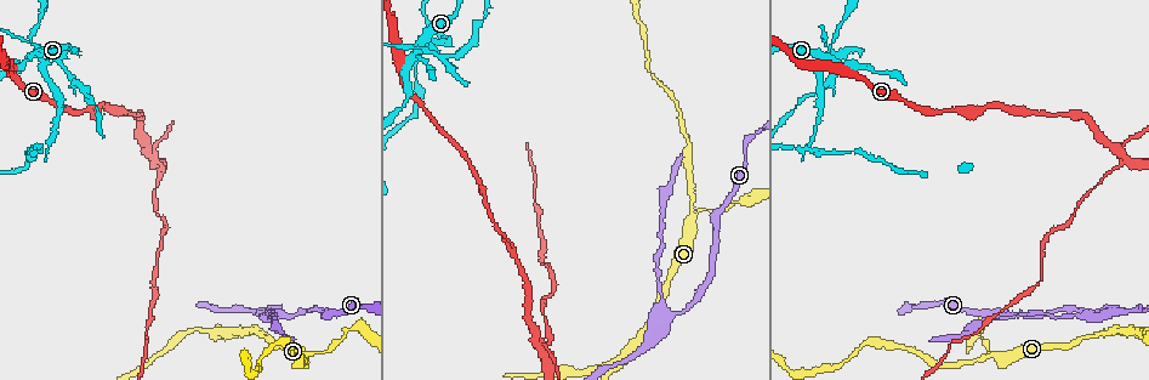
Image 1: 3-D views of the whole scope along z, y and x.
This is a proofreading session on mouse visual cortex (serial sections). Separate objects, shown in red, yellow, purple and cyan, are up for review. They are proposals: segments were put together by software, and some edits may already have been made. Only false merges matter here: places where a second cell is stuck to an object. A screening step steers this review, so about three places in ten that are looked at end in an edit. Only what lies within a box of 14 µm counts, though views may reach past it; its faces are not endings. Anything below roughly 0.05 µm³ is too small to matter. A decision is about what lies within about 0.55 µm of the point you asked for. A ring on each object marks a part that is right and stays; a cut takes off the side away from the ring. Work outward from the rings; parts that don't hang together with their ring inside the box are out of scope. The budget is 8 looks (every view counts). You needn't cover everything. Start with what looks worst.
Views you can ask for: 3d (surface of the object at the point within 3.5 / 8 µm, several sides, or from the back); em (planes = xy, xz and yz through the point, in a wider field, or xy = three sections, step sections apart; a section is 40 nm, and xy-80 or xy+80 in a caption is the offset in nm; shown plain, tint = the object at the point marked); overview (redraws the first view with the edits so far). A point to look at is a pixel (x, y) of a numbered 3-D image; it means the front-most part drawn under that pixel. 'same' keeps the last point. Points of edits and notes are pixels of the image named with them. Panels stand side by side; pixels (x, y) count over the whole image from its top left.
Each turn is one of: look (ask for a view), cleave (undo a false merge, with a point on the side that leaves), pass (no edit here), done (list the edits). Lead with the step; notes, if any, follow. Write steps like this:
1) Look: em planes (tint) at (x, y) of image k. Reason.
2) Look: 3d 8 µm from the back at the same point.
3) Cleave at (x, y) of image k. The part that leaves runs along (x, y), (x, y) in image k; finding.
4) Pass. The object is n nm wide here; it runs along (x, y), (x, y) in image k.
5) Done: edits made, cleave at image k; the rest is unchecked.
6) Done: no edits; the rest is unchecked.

Look: 3d 3.5 µm at (33, 51) of image 1. Arms part here.

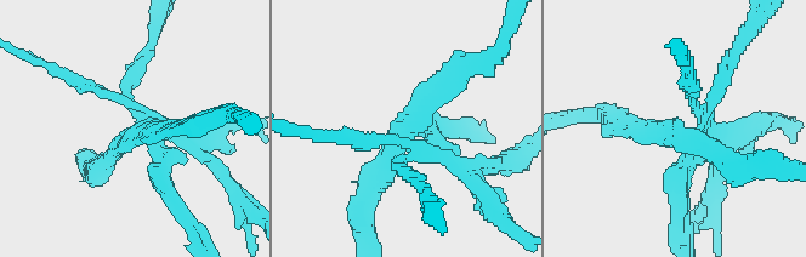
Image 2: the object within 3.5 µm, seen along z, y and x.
Look: em planes (plain) at (694, 129) of image 2.

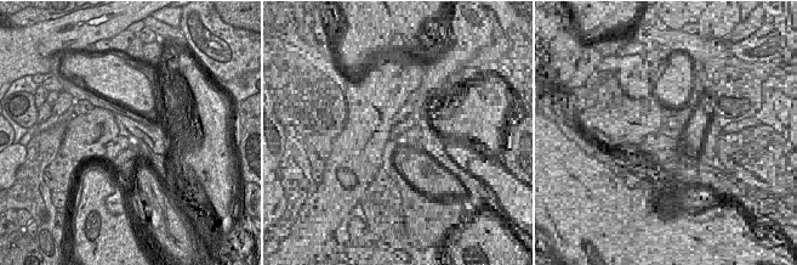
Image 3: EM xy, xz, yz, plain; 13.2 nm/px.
Look: em planes (tint) at the same point.

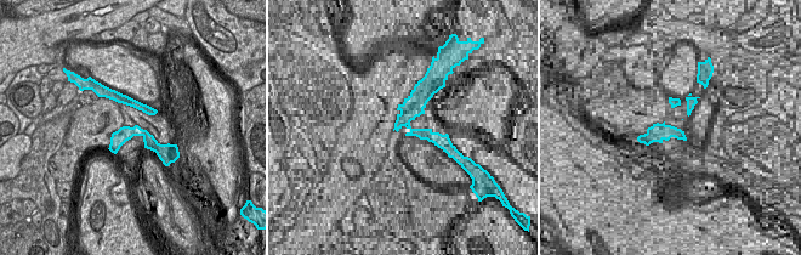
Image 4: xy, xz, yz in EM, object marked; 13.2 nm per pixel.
Cleave at (168, 170) of image 2. A border runs along (132, 128), (135, 135) in image 4; a second cell is stuck on.

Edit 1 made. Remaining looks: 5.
Look: 3d 3.5 µm at (151, 159) of image 1. Sudden change in width.

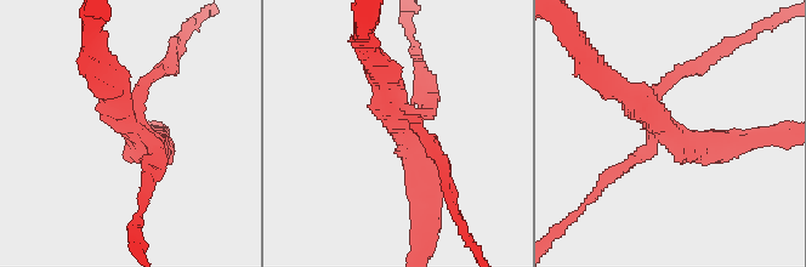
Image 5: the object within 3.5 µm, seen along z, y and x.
Look: em xy step 3 (tint) at (405, 124) of image 5. 4 arms meet here; the arms are 150, 200, 300, 400 nm wide; shape alone is not enough.

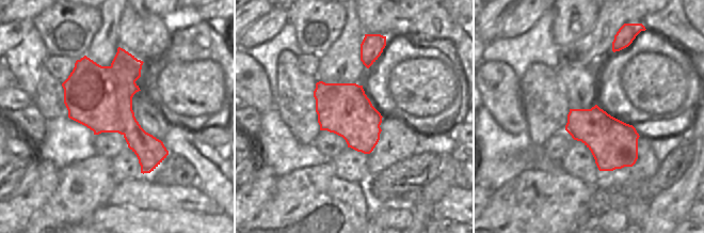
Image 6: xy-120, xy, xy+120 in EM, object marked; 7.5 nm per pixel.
Cleave at (418, 81) of image 5. The object is 380 nm wide here; a border runs along (110, 66), (116, 80), (124, 134) in image 6; two cells meet here.

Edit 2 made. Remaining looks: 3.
Look: overview. Redraw.

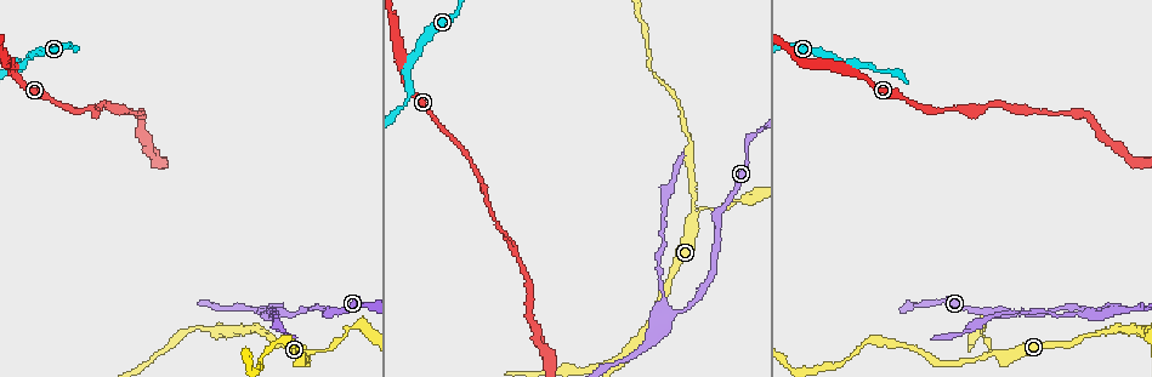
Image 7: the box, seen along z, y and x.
Look: 3d 3.5 µm at (672, 313) of image 7. Sharp bend.

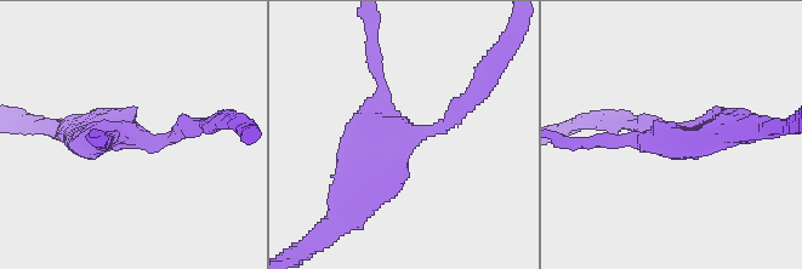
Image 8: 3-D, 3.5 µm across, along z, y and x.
Pass. One cell here.

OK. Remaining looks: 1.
Done: edits made, cleave at image 2, cleave at image 5; the rest is unchecked.

